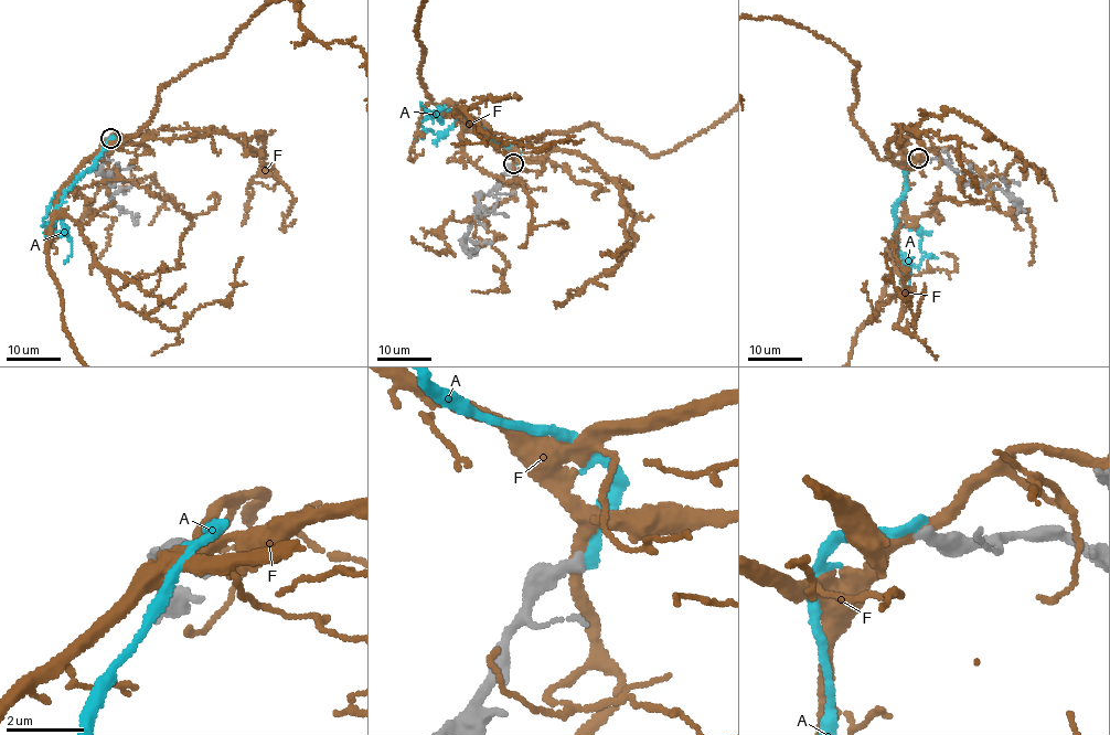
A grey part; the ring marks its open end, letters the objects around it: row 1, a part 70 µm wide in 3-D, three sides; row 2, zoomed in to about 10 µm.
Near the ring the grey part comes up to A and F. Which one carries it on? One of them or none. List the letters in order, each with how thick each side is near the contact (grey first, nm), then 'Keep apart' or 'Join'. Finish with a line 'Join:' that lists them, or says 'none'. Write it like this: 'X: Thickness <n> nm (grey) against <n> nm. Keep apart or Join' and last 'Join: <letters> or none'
A: Thickness 320 nm (grey) against 260 nm. Keep apart
F: Thickness 340 nm (grey) against 280 nm. Keep apart
Join: none

